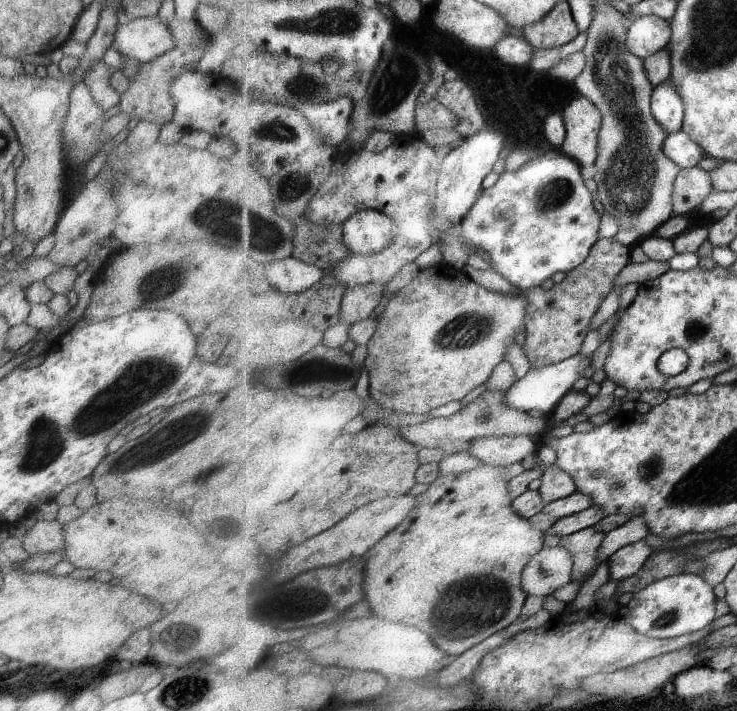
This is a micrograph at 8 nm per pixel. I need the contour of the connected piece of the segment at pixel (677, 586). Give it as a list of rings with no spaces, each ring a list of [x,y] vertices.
[[[684,573],[669,576],[654,582],[646,590],[635,594],[629,602],[626,619],[642,634],[657,639],[676,638],[693,632],[700,632],[706,626],[718,621],[718,596],[714,586],[702,575]]]

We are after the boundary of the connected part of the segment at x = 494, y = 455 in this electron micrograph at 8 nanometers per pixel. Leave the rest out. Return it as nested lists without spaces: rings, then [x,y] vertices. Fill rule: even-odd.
[[[490,436],[478,438],[470,452],[494,466],[506,467],[522,462],[531,454],[537,455],[539,441],[532,436]]]

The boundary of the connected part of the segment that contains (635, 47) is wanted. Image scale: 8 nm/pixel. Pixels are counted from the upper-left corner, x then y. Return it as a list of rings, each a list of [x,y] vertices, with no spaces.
[[[644,15],[630,27],[628,49],[634,56],[646,60],[659,50],[668,47],[675,36],[671,20],[656,15]]]

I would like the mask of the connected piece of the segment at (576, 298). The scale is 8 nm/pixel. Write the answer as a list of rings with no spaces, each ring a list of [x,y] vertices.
[[[616,238],[601,239],[592,248],[592,254],[588,256],[588,260],[582,266],[568,272],[561,283],[555,284],[550,290],[538,286],[538,288],[530,288],[527,291],[530,306],[528,306],[528,318],[526,318],[527,340],[523,350],[532,362],[532,369],[538,370],[538,368],[561,363],[563,360],[577,355],[582,350],[582,344],[588,338],[588,332],[592,331],[590,330],[592,318],[604,302],[604,298],[616,288],[616,280],[622,274],[622,270],[632,263],[632,250],[632,245],[626,246]]]

